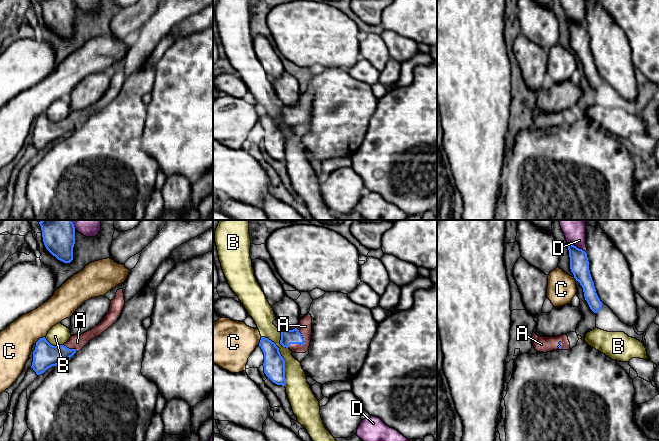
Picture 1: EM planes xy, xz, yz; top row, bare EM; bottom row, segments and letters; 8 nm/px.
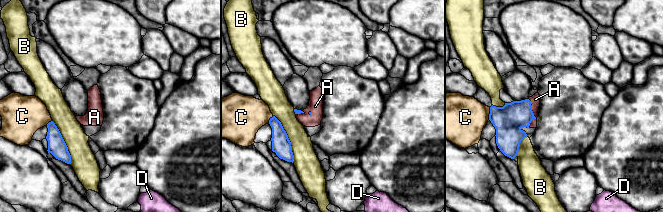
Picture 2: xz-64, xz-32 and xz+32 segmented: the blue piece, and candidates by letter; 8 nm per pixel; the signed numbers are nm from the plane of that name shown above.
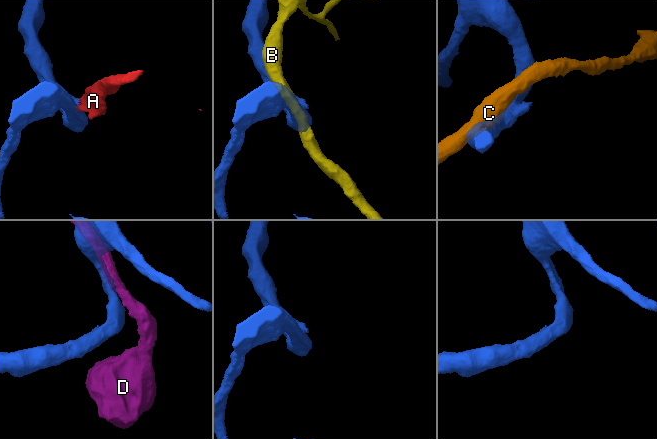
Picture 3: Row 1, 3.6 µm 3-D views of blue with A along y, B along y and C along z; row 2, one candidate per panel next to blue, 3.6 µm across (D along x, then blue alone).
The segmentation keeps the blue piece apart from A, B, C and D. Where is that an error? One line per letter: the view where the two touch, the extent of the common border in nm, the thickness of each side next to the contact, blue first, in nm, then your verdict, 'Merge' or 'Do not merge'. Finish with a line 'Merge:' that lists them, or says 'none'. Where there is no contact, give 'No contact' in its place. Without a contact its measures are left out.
A: Touches blue in xz. Shared border 180 nm. Thickness 120 nm (blue) against 110 nm. Merge
B: Touches blue in xz. Shared border 440 nm. Thickness 180 nm (blue) against 180 nm. Do not merge
C: Touches blue in xy. Shared border 90 nm. Thickness 200 nm (blue) against 260 nm. Do not merge
D: Touches blue in yz. Shared border 170 nm. Thickness 160 nm (blue) against 160 nm. Do not merge
Merge: A

